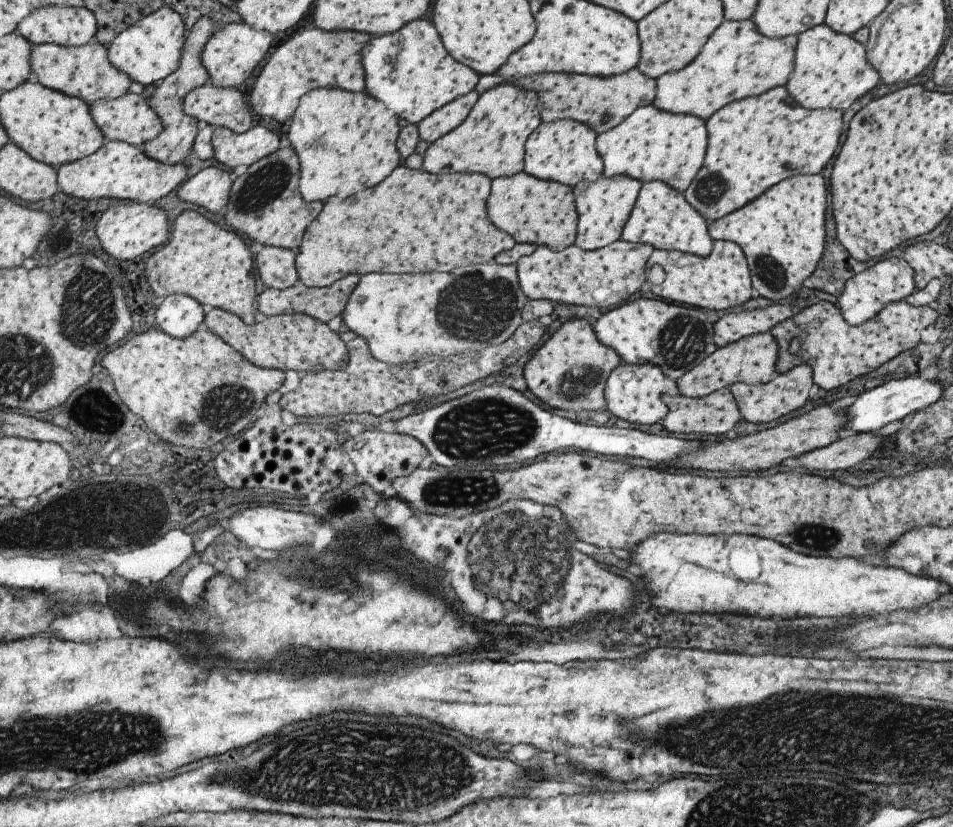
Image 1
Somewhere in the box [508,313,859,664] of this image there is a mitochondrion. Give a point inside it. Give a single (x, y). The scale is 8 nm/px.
(815, 537)

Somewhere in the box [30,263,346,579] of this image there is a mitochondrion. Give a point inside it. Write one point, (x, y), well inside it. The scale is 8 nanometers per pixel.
(90, 312)

